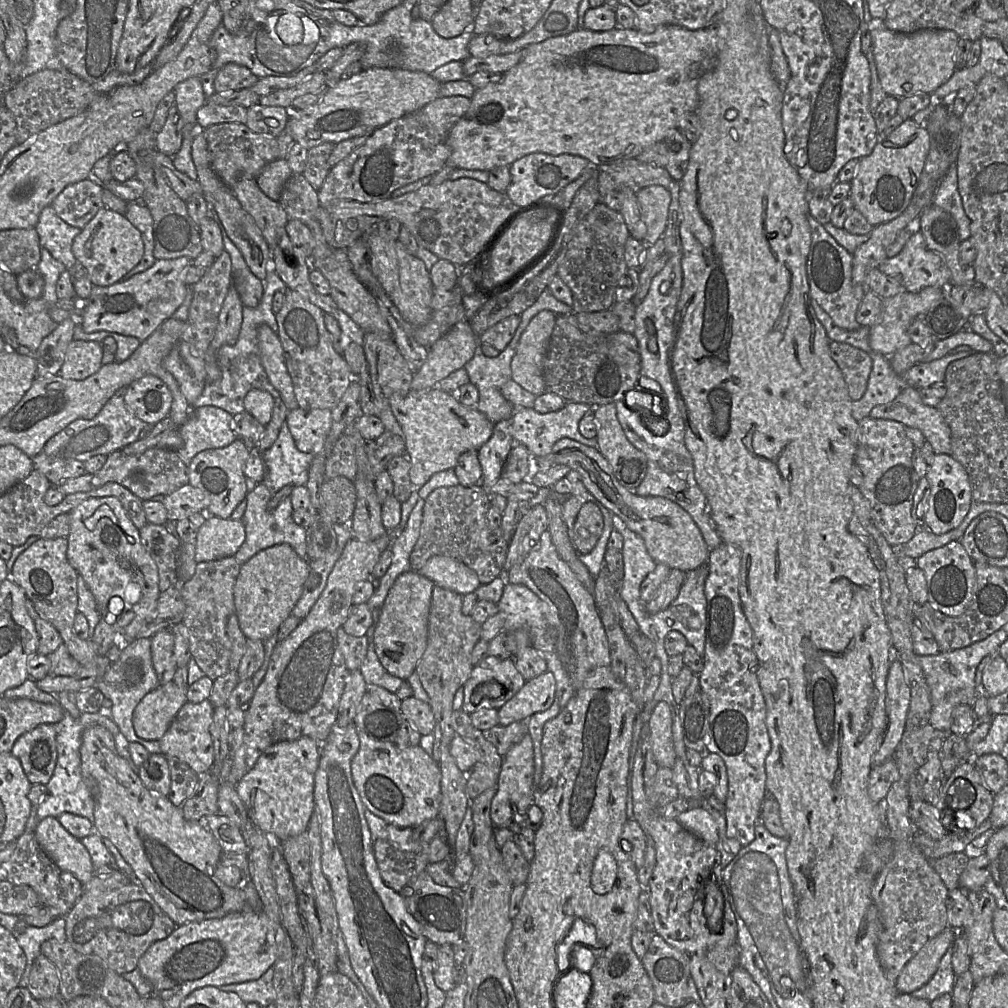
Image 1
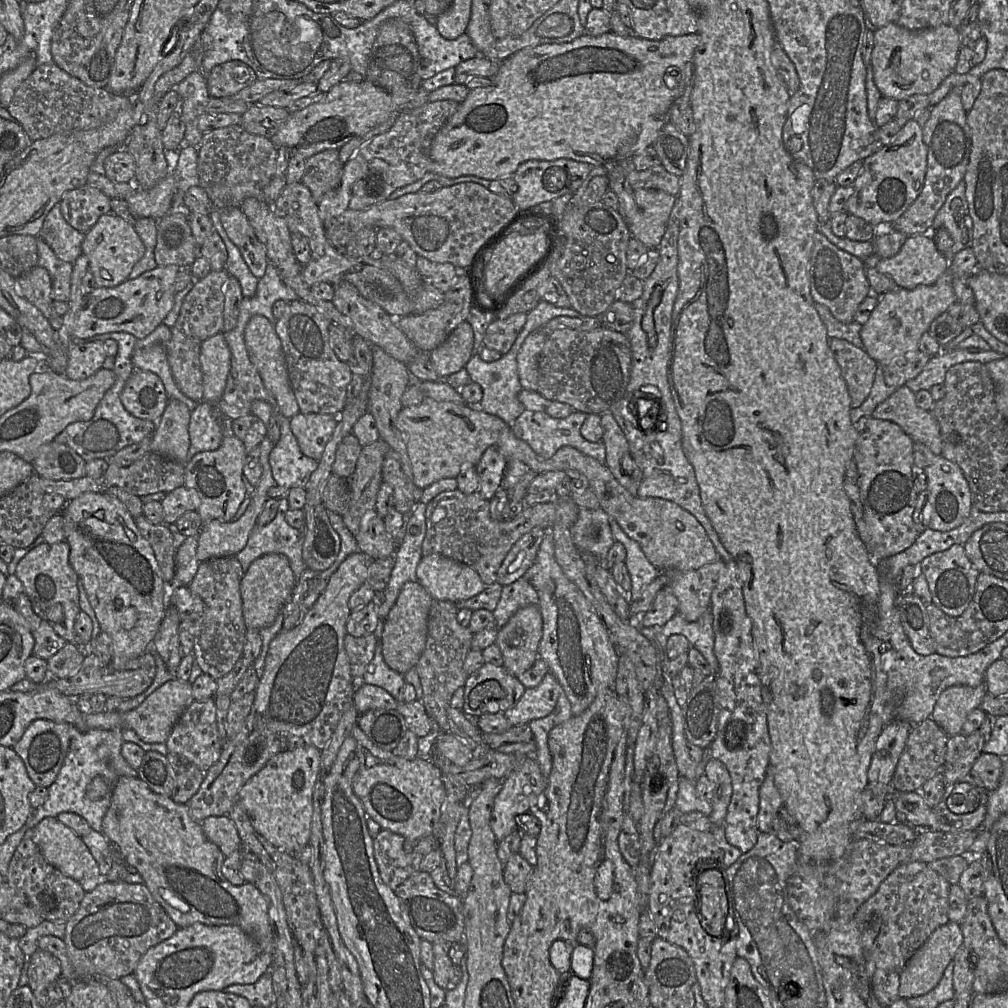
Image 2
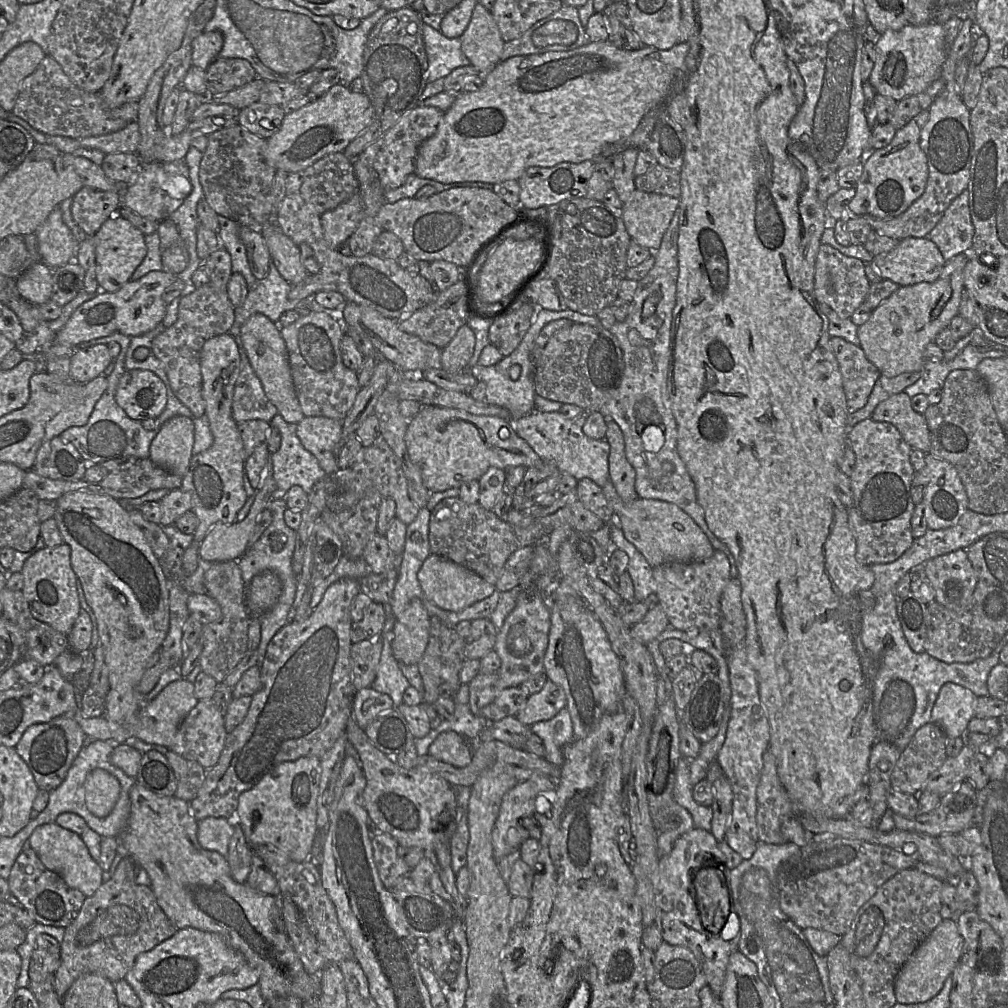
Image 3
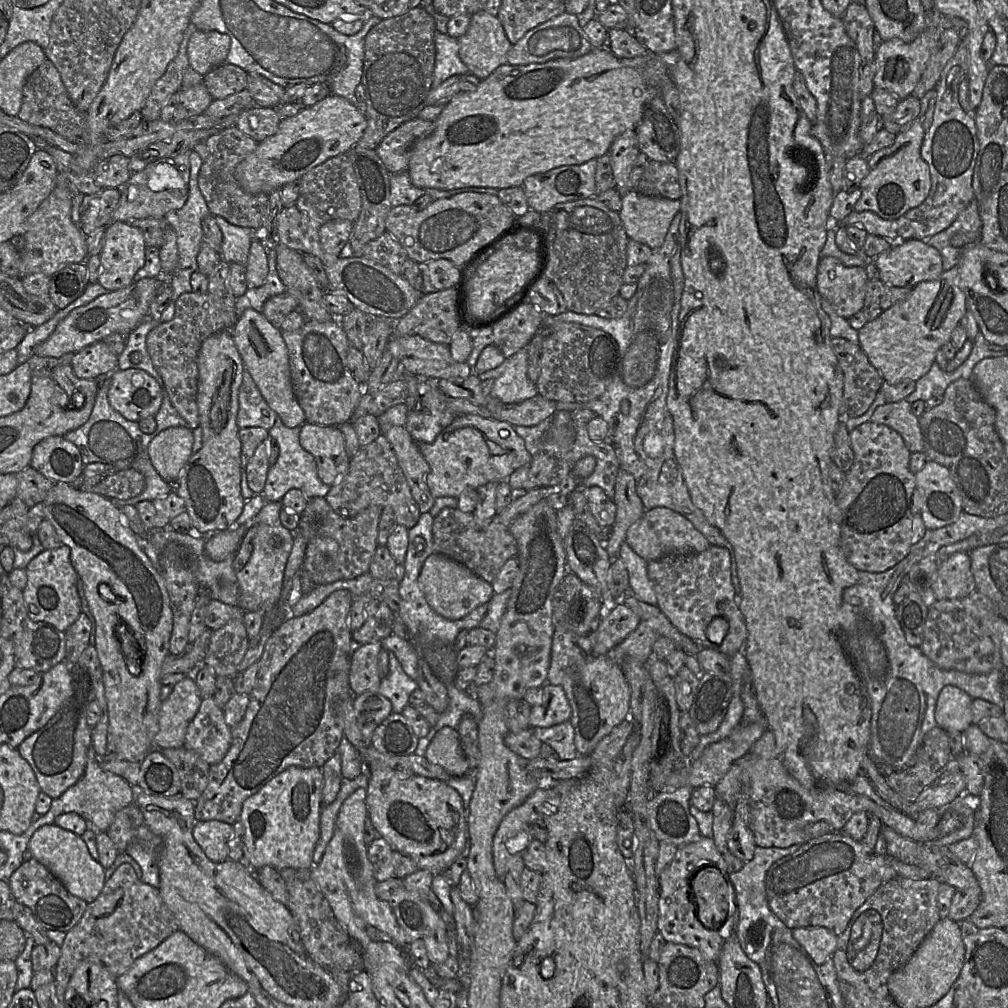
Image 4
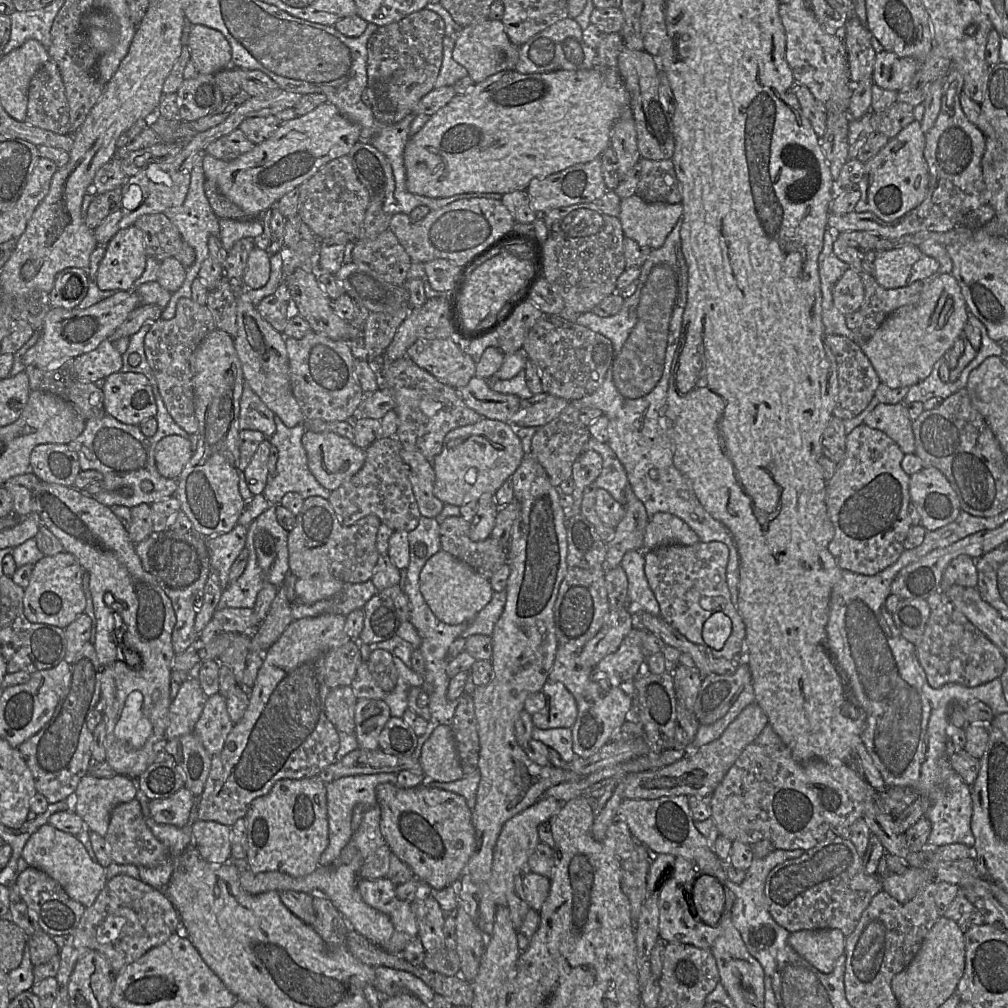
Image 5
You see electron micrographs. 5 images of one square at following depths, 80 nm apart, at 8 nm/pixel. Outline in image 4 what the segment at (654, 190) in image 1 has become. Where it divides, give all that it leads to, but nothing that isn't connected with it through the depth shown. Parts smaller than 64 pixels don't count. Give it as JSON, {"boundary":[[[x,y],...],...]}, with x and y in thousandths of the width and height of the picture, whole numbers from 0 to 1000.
{"boundary":[[[626,188],[617,194],[614,214],[624,237],[653,247],[675,204],[675,198],[641,194]]]}

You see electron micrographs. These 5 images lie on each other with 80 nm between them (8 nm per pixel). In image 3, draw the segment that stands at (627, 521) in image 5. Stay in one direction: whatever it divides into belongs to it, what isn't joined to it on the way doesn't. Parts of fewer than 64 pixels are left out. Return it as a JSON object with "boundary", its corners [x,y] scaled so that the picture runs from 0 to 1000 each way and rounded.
{"boundary":[[[601,415],[601,421],[600,436],[605,441],[605,477],[619,498],[627,498],[634,494],[630,486],[631,468],[621,454],[619,433],[615,424],[606,415]]]}

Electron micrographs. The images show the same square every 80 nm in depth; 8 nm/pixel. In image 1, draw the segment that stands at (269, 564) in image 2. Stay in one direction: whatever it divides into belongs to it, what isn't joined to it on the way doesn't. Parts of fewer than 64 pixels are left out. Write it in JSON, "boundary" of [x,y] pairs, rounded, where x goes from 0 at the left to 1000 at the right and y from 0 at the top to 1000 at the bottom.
{"boundary":[[[281,539],[257,547],[239,561],[232,581],[232,597],[238,623],[245,634],[263,636],[275,629],[301,587],[308,568],[306,556]]]}

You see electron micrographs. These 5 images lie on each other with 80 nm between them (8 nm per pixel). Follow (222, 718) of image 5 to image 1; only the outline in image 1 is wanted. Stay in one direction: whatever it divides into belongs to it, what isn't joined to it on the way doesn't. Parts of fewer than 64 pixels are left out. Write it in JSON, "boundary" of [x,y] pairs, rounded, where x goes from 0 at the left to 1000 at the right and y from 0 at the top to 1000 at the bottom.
{"boundary":[[[206,693],[198,697],[185,696],[163,730],[158,734],[160,748],[165,752],[174,751],[185,757],[198,771],[207,768],[212,758],[212,740],[208,726],[211,708],[212,701]]]}

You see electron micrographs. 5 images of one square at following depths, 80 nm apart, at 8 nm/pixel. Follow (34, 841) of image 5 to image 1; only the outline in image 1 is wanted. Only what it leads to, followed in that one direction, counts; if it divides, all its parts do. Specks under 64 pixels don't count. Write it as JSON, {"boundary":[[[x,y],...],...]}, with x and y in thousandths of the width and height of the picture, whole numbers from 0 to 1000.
{"boundary":[[[55,811],[39,814],[35,831],[47,849],[63,864],[71,866],[82,878],[94,863],[85,840],[69,827]]]}

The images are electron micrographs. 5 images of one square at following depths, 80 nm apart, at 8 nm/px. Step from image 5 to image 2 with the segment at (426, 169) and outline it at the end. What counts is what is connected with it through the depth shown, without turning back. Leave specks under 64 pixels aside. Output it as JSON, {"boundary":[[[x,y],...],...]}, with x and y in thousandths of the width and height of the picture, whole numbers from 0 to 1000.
{"boundary":[[[603,32],[592,37],[579,34],[564,43],[538,44],[518,49],[498,61],[486,84],[466,89],[462,98],[455,103],[453,110],[435,130],[427,146],[426,171],[444,177],[467,174],[488,180],[509,175],[515,164],[525,159],[549,160],[562,157],[580,161],[586,165],[601,166],[617,159],[626,159],[629,154],[648,144],[657,126],[665,121],[669,103],[679,93],[680,88],[688,84],[688,57],[694,41],[695,38],[692,33],[662,36],[656,40],[643,40],[630,34],[617,37],[608,32]]]}

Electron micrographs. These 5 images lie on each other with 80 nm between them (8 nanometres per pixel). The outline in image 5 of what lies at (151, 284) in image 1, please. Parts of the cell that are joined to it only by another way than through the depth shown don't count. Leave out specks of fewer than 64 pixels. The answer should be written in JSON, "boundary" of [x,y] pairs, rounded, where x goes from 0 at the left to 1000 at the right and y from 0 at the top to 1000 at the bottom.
{"boundary":[[[135,287],[115,289],[111,294],[85,307],[51,306],[44,315],[41,333],[24,354],[25,363],[34,362],[45,367],[56,367],[65,358],[93,347],[107,336],[139,303]]]}

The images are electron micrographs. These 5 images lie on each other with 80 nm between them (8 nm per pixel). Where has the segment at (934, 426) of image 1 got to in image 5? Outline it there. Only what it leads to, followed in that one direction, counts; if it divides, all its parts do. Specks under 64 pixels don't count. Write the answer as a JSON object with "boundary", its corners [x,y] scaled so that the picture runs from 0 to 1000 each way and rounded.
{"boundary":[[[872,400],[859,414],[857,421],[879,430],[898,450],[908,449],[908,432],[900,402]]]}

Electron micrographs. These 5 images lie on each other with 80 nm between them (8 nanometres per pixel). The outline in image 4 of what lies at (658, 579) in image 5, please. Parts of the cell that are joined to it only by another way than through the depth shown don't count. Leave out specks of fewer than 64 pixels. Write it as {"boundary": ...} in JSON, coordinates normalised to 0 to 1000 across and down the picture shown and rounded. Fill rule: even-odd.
{"boundary":[[[708,541],[693,549],[663,550],[642,557],[643,572],[651,588],[652,601],[657,608],[676,628],[693,641],[722,651],[737,646],[741,634],[741,623],[731,600],[724,563],[723,546]],[[712,611],[723,617],[722,628],[715,640],[705,638],[700,632],[702,619]]]}

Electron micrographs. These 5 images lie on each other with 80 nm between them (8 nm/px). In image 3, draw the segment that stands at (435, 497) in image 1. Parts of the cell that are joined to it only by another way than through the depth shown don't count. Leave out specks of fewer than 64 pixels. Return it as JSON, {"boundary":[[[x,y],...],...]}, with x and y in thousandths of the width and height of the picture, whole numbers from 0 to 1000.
{"boundary":[[[571,485],[558,491],[547,502],[529,501],[528,504],[528,519],[522,523],[514,523],[497,516],[488,506],[482,506],[474,499],[462,500],[454,493],[441,494],[427,508],[427,548],[464,563],[482,577],[491,580],[509,548],[540,537],[549,525],[564,523],[574,528],[586,529],[599,521],[599,518],[578,502]]]}

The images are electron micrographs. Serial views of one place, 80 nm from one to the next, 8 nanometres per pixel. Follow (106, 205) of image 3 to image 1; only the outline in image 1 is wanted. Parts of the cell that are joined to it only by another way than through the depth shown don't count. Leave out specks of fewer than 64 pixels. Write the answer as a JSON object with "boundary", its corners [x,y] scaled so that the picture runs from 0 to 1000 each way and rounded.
{"boundary":[[[92,176],[86,177],[65,185],[50,204],[66,222],[82,227],[104,204],[101,188],[101,183]]]}

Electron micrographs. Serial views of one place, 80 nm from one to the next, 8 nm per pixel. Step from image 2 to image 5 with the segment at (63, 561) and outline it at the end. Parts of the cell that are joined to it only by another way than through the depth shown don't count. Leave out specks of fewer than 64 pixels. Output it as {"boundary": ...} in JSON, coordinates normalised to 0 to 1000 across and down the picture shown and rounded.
{"boundary":[[[64,546],[45,552],[34,560],[24,589],[24,610],[32,618],[43,618],[64,624],[83,607],[85,592],[81,582],[84,565],[76,554]]]}

